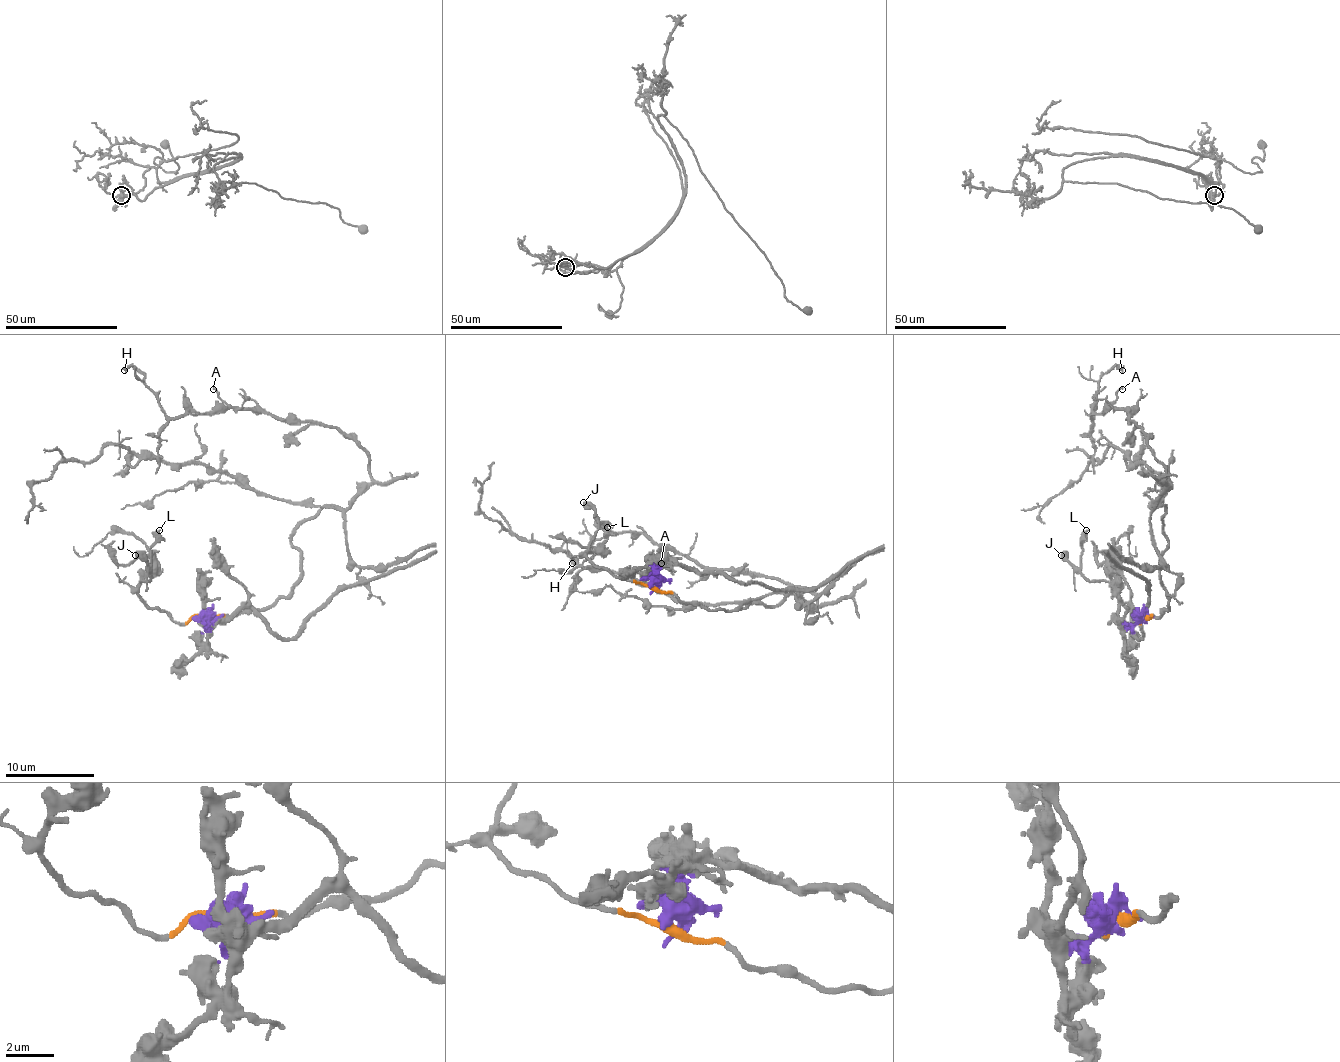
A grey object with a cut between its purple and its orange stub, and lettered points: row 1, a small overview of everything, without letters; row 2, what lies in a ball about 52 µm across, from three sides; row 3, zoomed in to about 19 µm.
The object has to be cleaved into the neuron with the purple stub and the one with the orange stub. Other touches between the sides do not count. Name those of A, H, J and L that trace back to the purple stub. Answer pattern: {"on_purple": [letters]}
{"on_purple": []}

